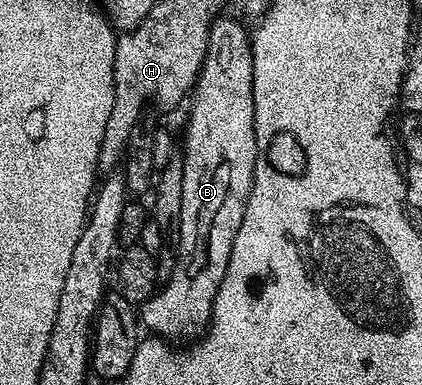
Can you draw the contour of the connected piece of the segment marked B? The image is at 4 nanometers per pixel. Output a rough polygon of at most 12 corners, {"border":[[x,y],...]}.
{"border":[[215,17],[188,98],[174,270],[140,306],[210,325],[259,165],[252,38]]}

